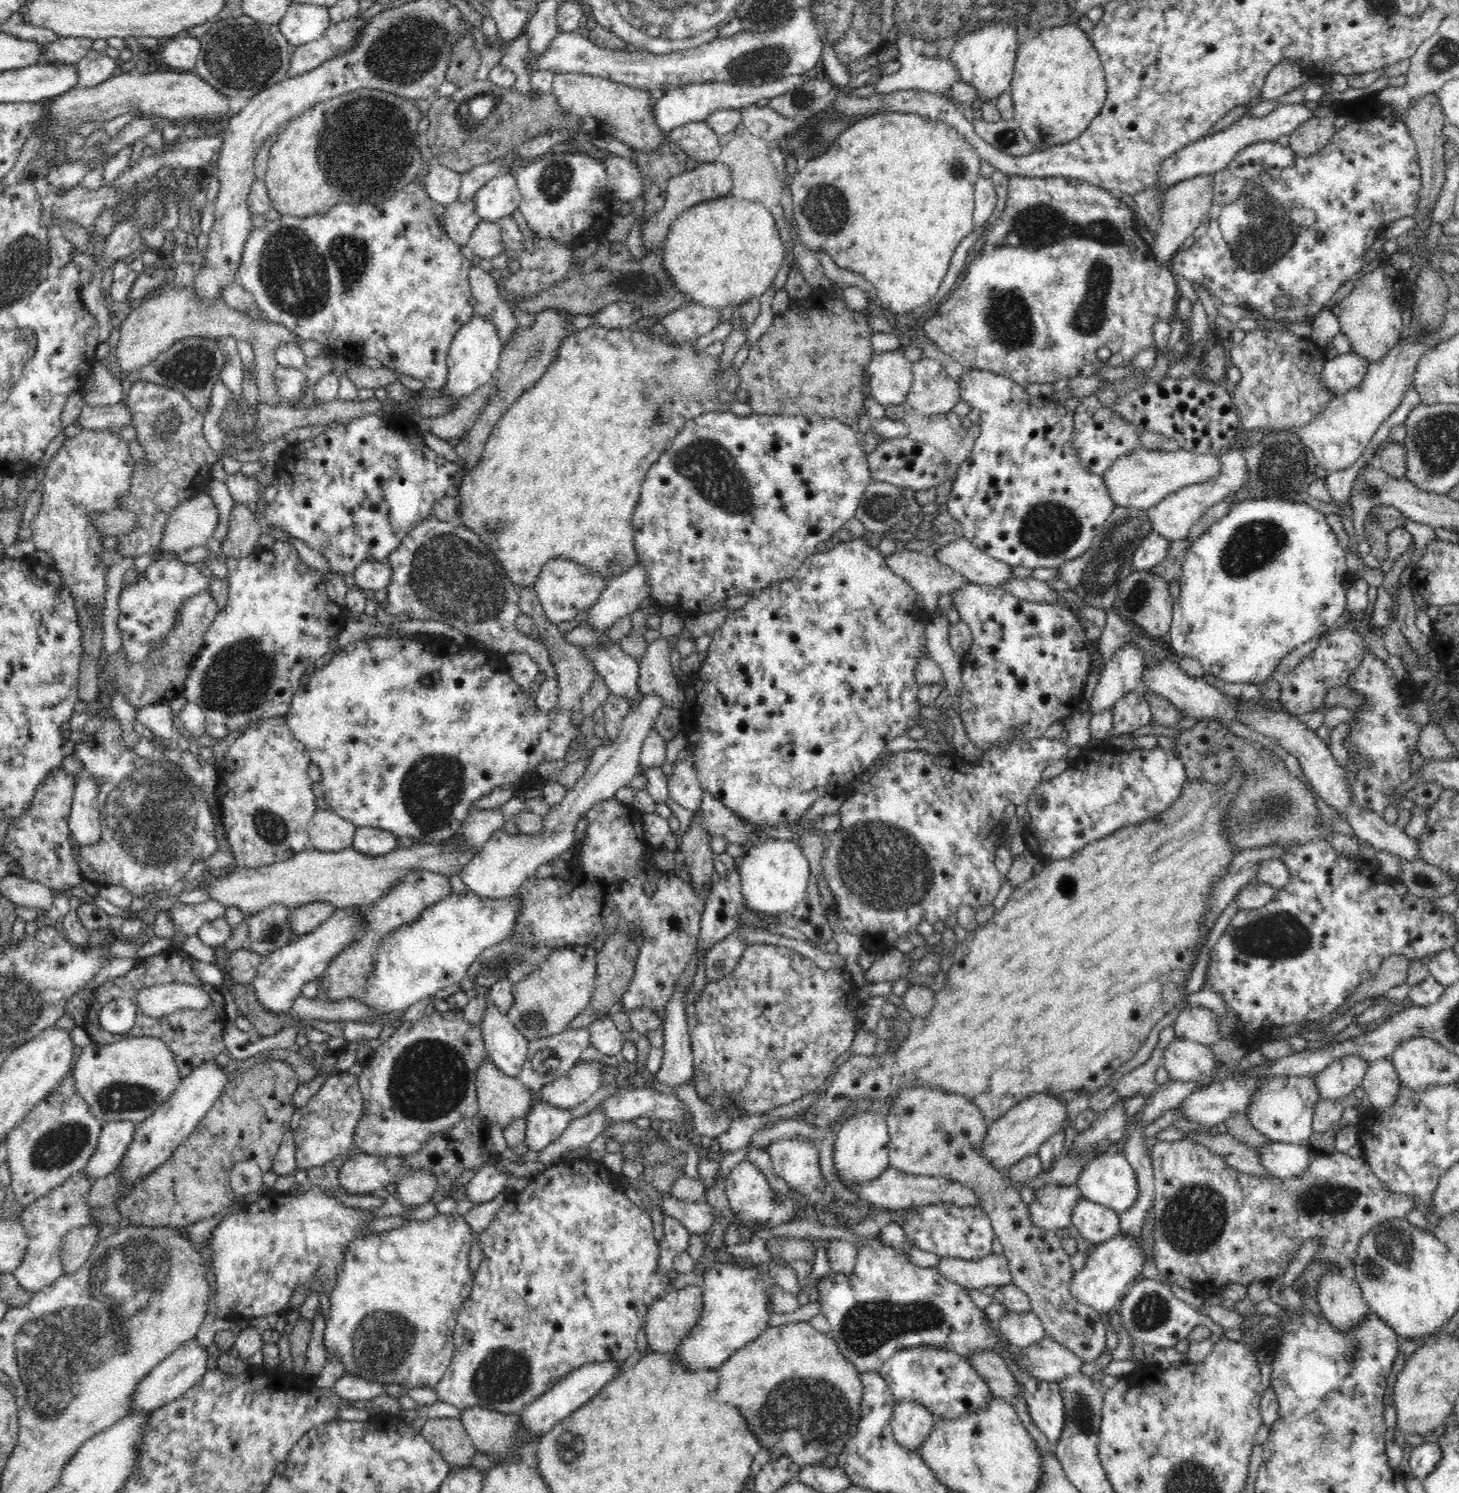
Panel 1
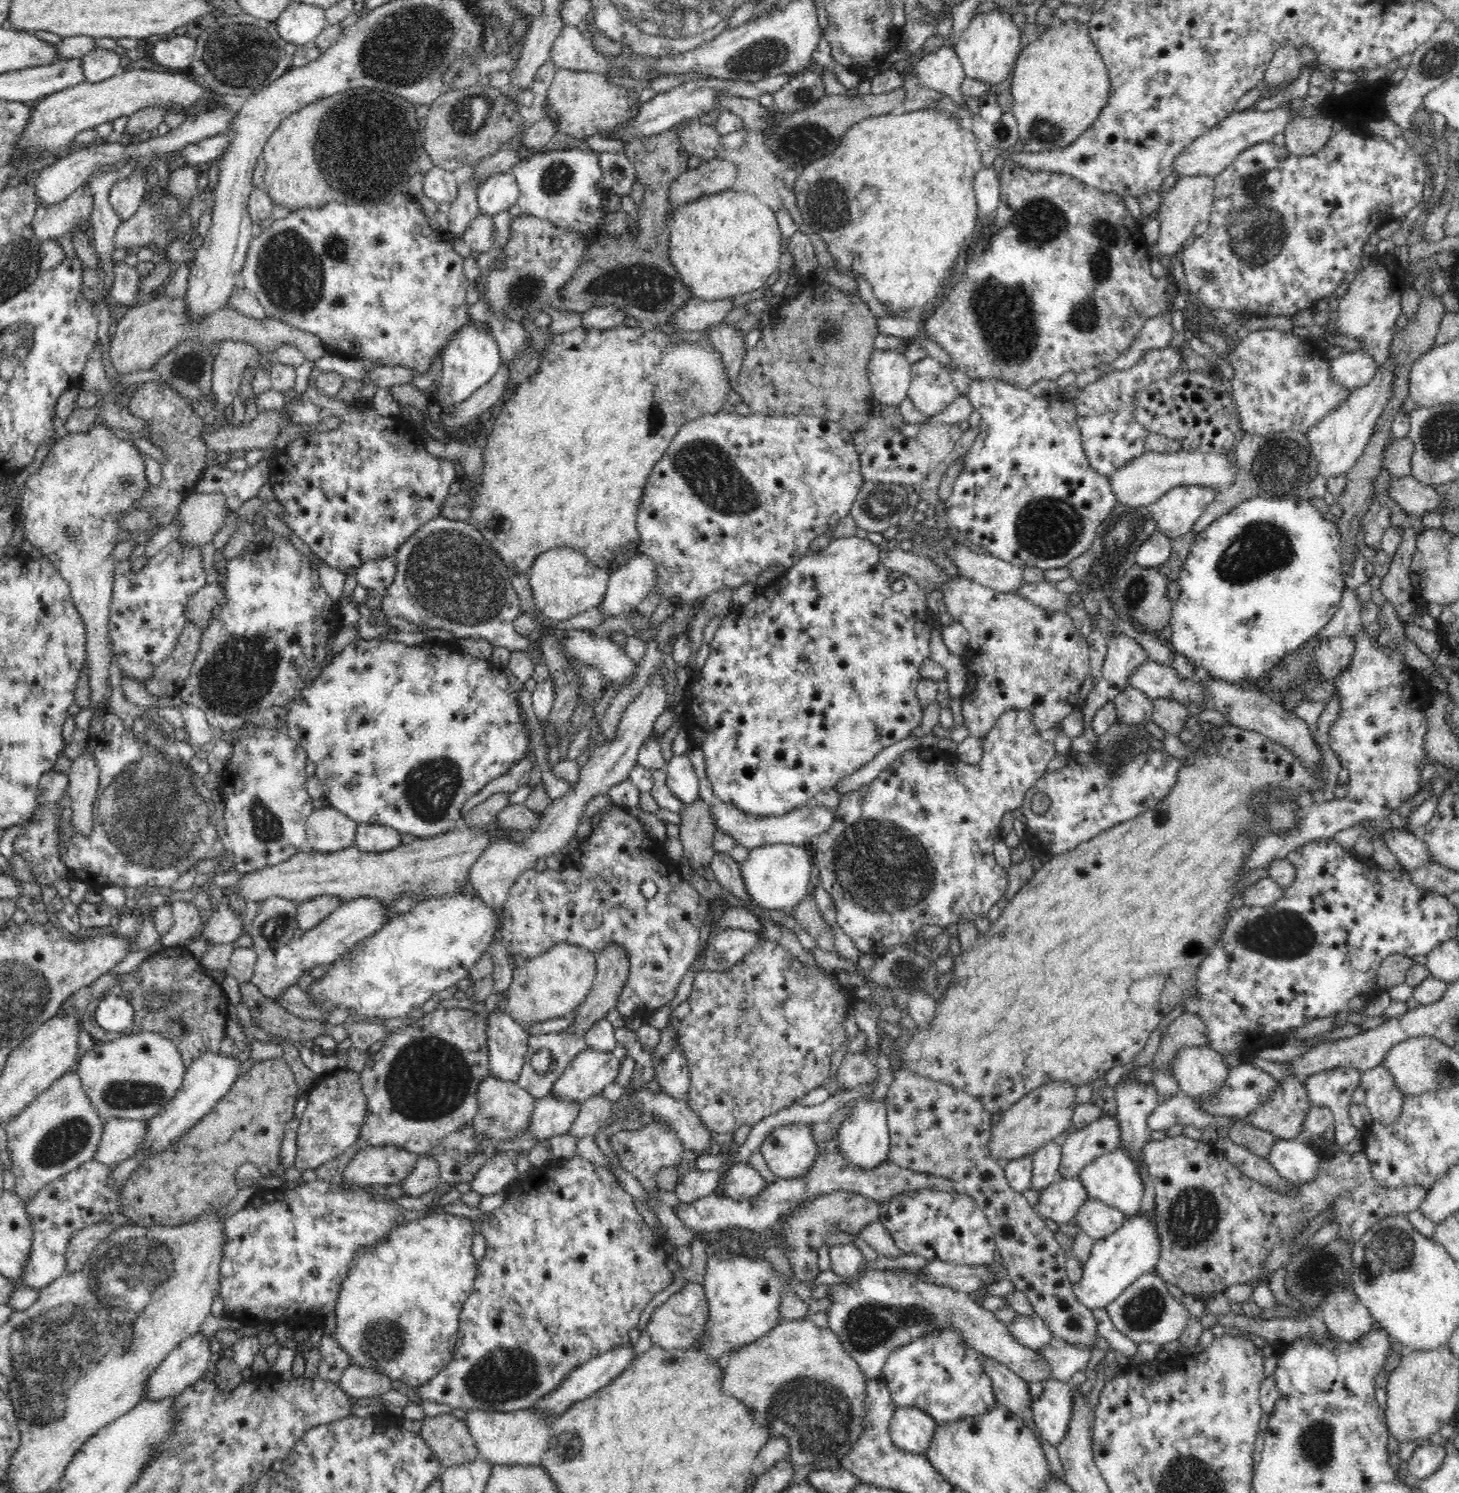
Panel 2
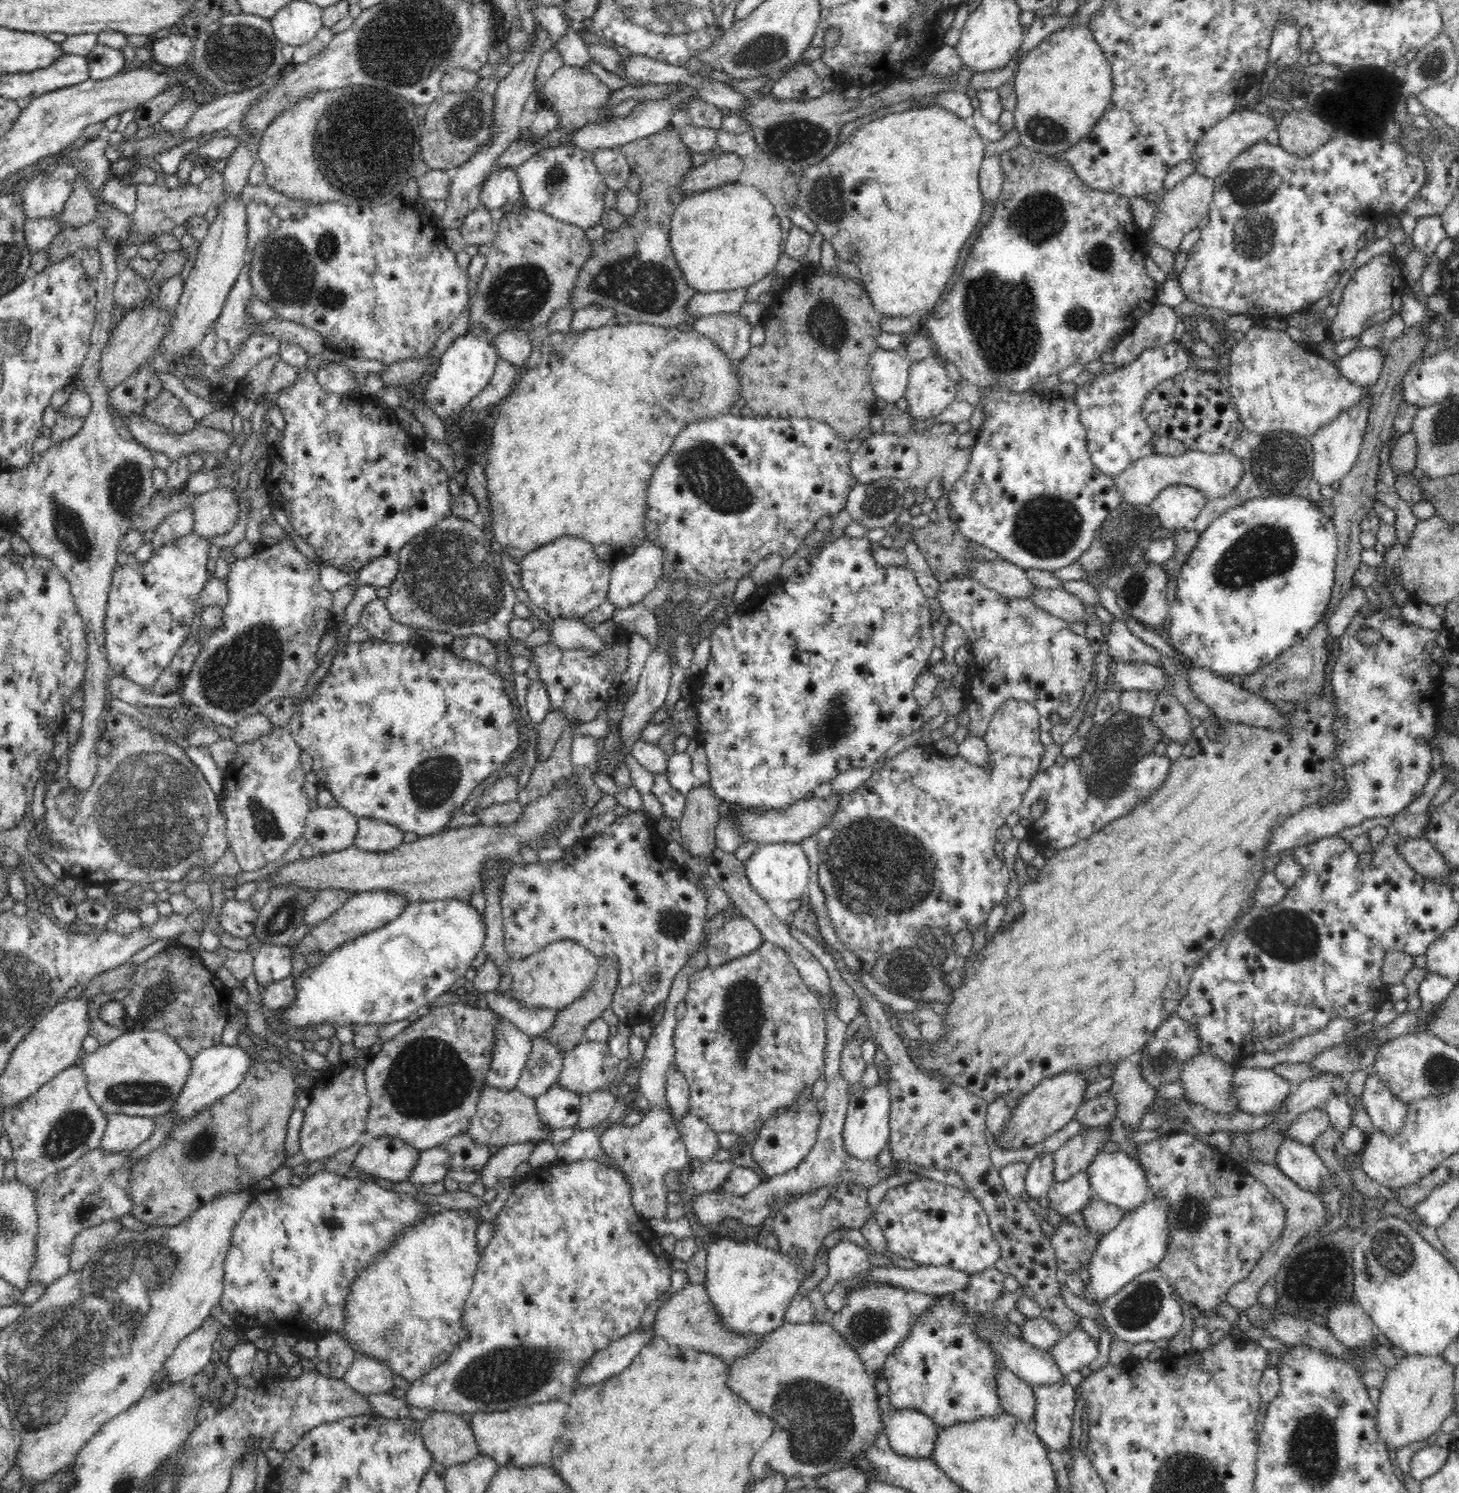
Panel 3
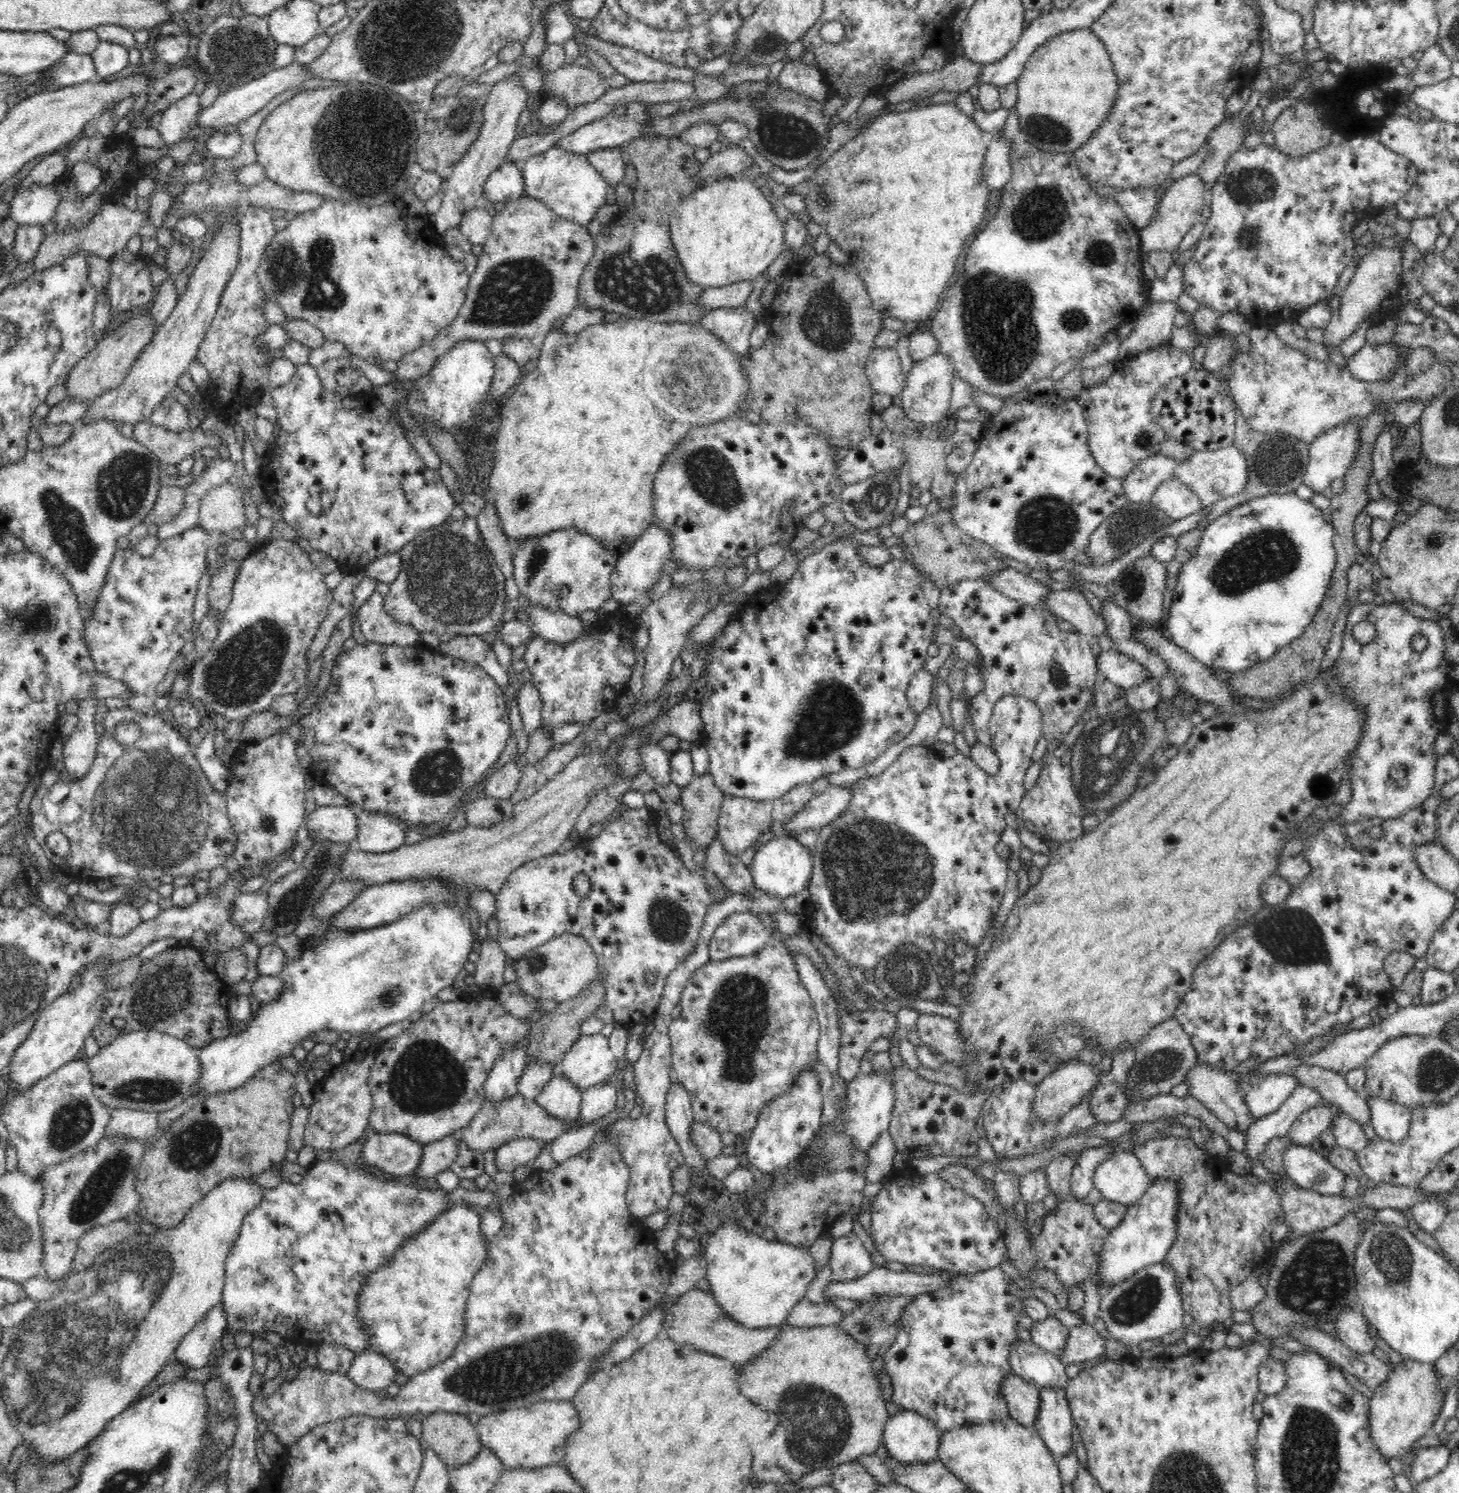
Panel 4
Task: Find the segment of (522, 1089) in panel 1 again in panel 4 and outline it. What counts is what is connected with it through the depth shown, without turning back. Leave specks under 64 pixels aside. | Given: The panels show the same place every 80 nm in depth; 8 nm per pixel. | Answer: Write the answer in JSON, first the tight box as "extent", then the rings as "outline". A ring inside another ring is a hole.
{"extent":[459,1094,576,1153],"outline":[[[516,1094],[512,1098],[501,1100],[500,1103],[496,1103],[496,1100],[492,1103],[492,1100],[485,1098],[481,1110],[476,1113],[468,1126],[461,1128],[459,1136],[468,1148],[485,1153],[487,1150],[497,1149],[505,1142],[519,1138],[536,1138],[545,1143],[550,1143],[562,1133],[565,1133],[566,1130],[571,1130],[576,1126],[574,1122],[570,1124],[568,1121],[562,1121],[548,1115],[548,1112],[545,1112],[536,1100]]]}

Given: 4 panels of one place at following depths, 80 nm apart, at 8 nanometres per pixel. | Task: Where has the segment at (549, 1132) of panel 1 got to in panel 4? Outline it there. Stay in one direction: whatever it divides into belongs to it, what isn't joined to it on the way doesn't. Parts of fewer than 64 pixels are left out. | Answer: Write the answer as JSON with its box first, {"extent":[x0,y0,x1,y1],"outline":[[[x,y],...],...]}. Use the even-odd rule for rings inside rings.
{"extent":[535,1063,582,1124],"outline":[[[555,1063],[552,1078],[549,1078],[535,1100],[548,1115],[568,1121],[570,1124],[580,1124],[582,1091],[566,1079],[562,1073],[561,1063]]]}

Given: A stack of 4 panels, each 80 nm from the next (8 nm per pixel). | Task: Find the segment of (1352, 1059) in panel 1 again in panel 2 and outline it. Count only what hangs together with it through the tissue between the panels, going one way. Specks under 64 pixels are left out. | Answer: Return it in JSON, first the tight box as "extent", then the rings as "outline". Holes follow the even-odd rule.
{"extent":[1304,1068,1361,1148],"outline":[[[1332,1068],[1304,1078],[1308,1103],[1330,1109],[1334,1117],[1335,1141],[1345,1148],[1358,1130],[1352,1125],[1349,1106],[1354,1089],[1361,1084],[1357,1068]]]}

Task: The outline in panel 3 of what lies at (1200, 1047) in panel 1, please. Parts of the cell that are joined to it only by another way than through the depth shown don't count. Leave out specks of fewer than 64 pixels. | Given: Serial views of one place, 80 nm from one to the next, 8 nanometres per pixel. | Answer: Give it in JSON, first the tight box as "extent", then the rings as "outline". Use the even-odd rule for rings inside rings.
{"extent":[1180,1054,1238,1114],"outline":[[[1196,1054],[1184,1062],[1180,1080],[1185,1097],[1216,1114],[1238,1114],[1232,1093],[1234,1068],[1211,1054]]]}

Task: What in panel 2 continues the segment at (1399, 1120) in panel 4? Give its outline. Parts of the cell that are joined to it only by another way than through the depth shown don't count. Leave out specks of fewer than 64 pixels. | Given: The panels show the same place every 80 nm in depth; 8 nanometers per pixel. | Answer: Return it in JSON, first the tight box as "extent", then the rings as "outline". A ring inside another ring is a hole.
{"extent":[1361,1064,1403,1125],"outline":[[[1380,1064],[1361,1074],[1361,1084],[1365,1090],[1364,1104],[1370,1111],[1372,1122],[1383,1125],[1394,1124],[1403,1108],[1403,1094],[1384,1065]]]}

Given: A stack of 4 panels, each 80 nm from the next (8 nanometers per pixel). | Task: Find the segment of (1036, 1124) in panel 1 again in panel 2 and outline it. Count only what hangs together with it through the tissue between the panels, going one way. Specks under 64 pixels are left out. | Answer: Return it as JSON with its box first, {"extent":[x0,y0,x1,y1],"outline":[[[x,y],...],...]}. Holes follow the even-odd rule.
{"extent":[988,1081,1078,1165],"outline":[[[1054,1081],[1031,1090],[1014,1106],[1003,1112],[996,1126],[992,1126],[988,1140],[988,1149],[992,1157],[1003,1165],[1012,1159],[1032,1156],[1044,1144],[1056,1140],[1059,1134],[1071,1126],[1073,1114],[1078,1106],[1075,1100],[1076,1087],[1068,1081]]]}

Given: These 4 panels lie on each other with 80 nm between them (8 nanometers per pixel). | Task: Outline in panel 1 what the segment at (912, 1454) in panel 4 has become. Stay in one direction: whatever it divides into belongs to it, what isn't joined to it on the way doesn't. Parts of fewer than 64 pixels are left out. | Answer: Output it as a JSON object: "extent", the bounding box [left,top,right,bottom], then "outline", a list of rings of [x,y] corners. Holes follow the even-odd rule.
{"extent":[891,1402,936,1452],"outline":[[[898,1402],[894,1406],[891,1429],[898,1445],[919,1452],[931,1434],[936,1416],[919,1402]]]}

